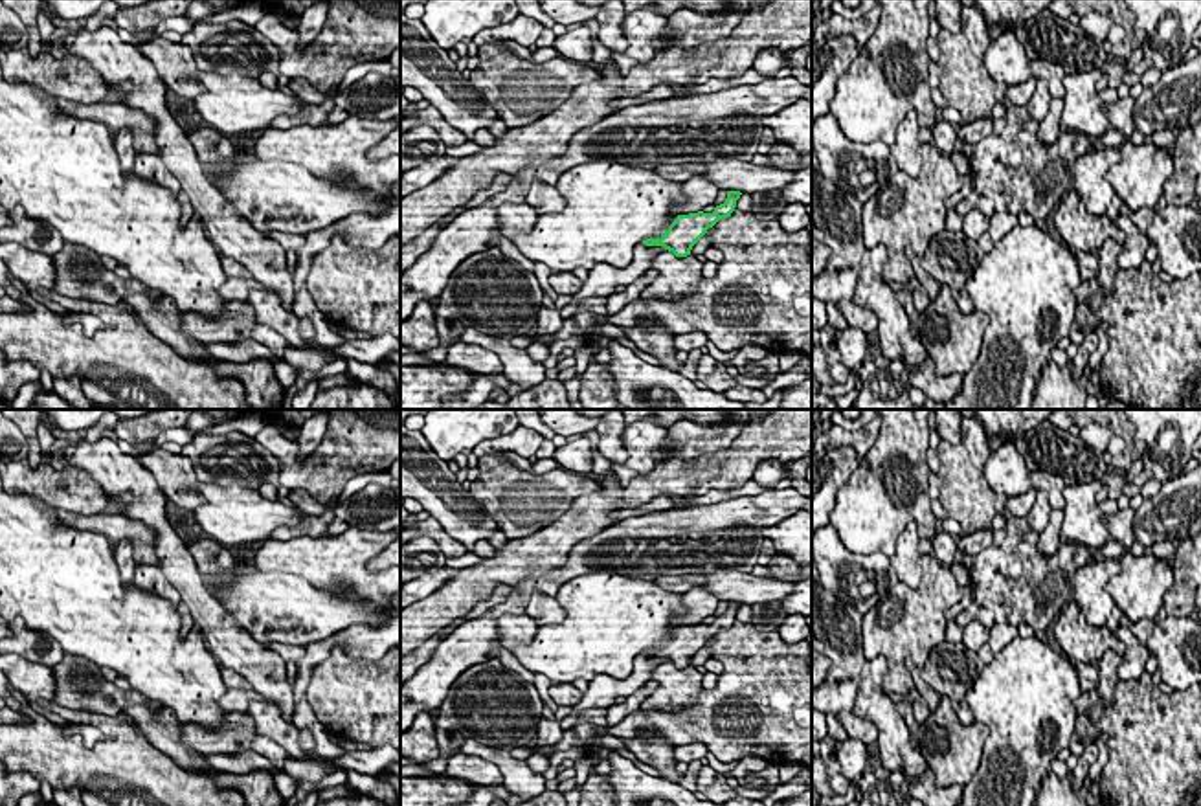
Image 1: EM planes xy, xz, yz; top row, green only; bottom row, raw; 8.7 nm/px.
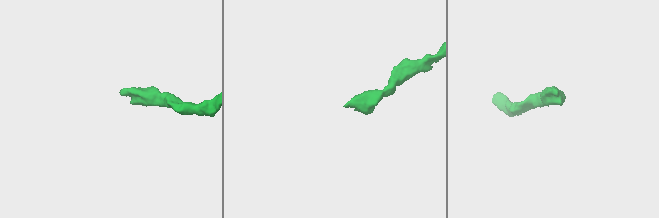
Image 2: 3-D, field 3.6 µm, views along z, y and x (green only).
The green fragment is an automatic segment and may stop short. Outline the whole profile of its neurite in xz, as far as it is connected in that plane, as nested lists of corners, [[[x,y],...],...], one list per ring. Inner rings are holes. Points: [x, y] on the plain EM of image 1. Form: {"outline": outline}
{"outline": [[[727,602],[724,615],[716,617],[713,624],[678,626],[661,650],[646,650],[634,659],[634,670],[626,679],[599,674],[582,692],[582,700],[573,705],[573,712],[560,722],[562,731],[577,725],[578,714],[589,709],[608,709],[617,696],[630,696],[645,683],[652,681],[652,670],[665,661],[676,668],[690,666],[692,657],[713,639],[720,630],[731,628],[740,610],[740,602]]]}

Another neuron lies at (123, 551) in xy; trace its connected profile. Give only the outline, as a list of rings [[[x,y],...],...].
[[[121,540],[116,545],[114,556],[116,556],[116,564],[118,564],[123,586],[129,586],[134,582],[136,562],[132,558],[132,551],[134,547],[129,540]]]

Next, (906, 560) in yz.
[[[911,521],[896,538],[894,554],[889,558],[898,582],[904,582],[909,589],[916,589],[922,580],[918,543],[918,527]]]

